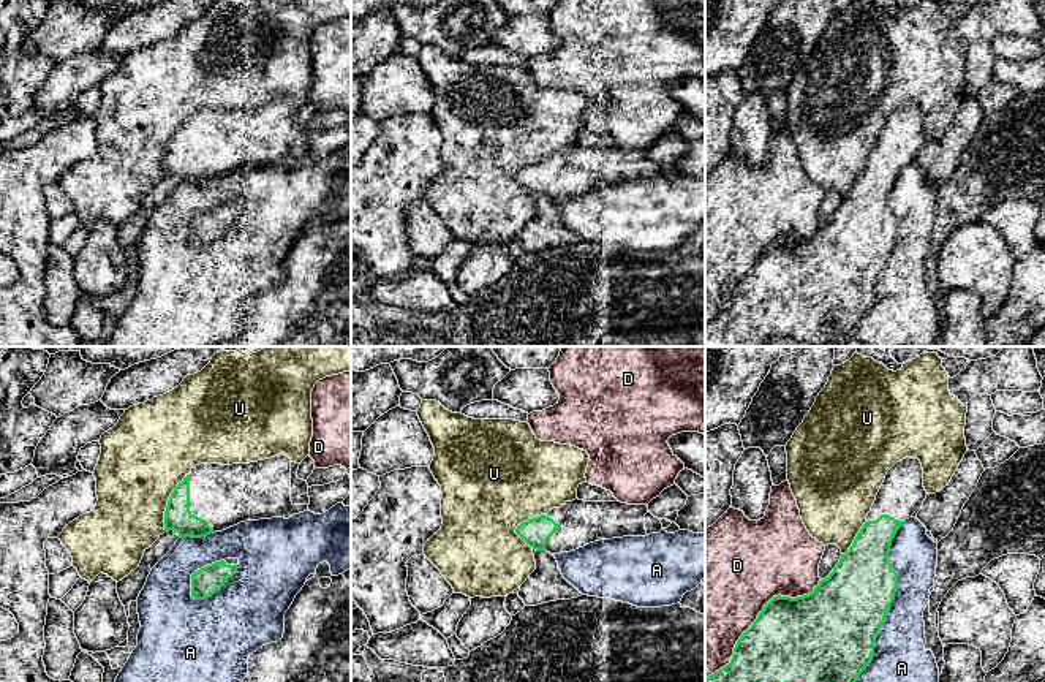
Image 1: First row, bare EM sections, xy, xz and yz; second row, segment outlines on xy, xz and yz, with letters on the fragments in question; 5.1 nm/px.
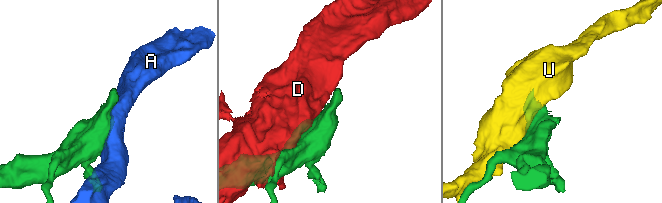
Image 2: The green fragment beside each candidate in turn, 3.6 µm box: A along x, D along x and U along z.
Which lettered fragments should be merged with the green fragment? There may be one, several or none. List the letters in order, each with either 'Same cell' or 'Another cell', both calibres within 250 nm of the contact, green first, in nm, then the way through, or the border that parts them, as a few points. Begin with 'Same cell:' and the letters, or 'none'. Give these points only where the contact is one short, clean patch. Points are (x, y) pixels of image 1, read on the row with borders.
Same cell: none
A: Another cell. Thickness 400 nm (green) against 260 nm
D: Another cell. Thickness 440 nm (green) against 480 nm
U: Another cell. Thickness 140 nm (green) against 420 nm

